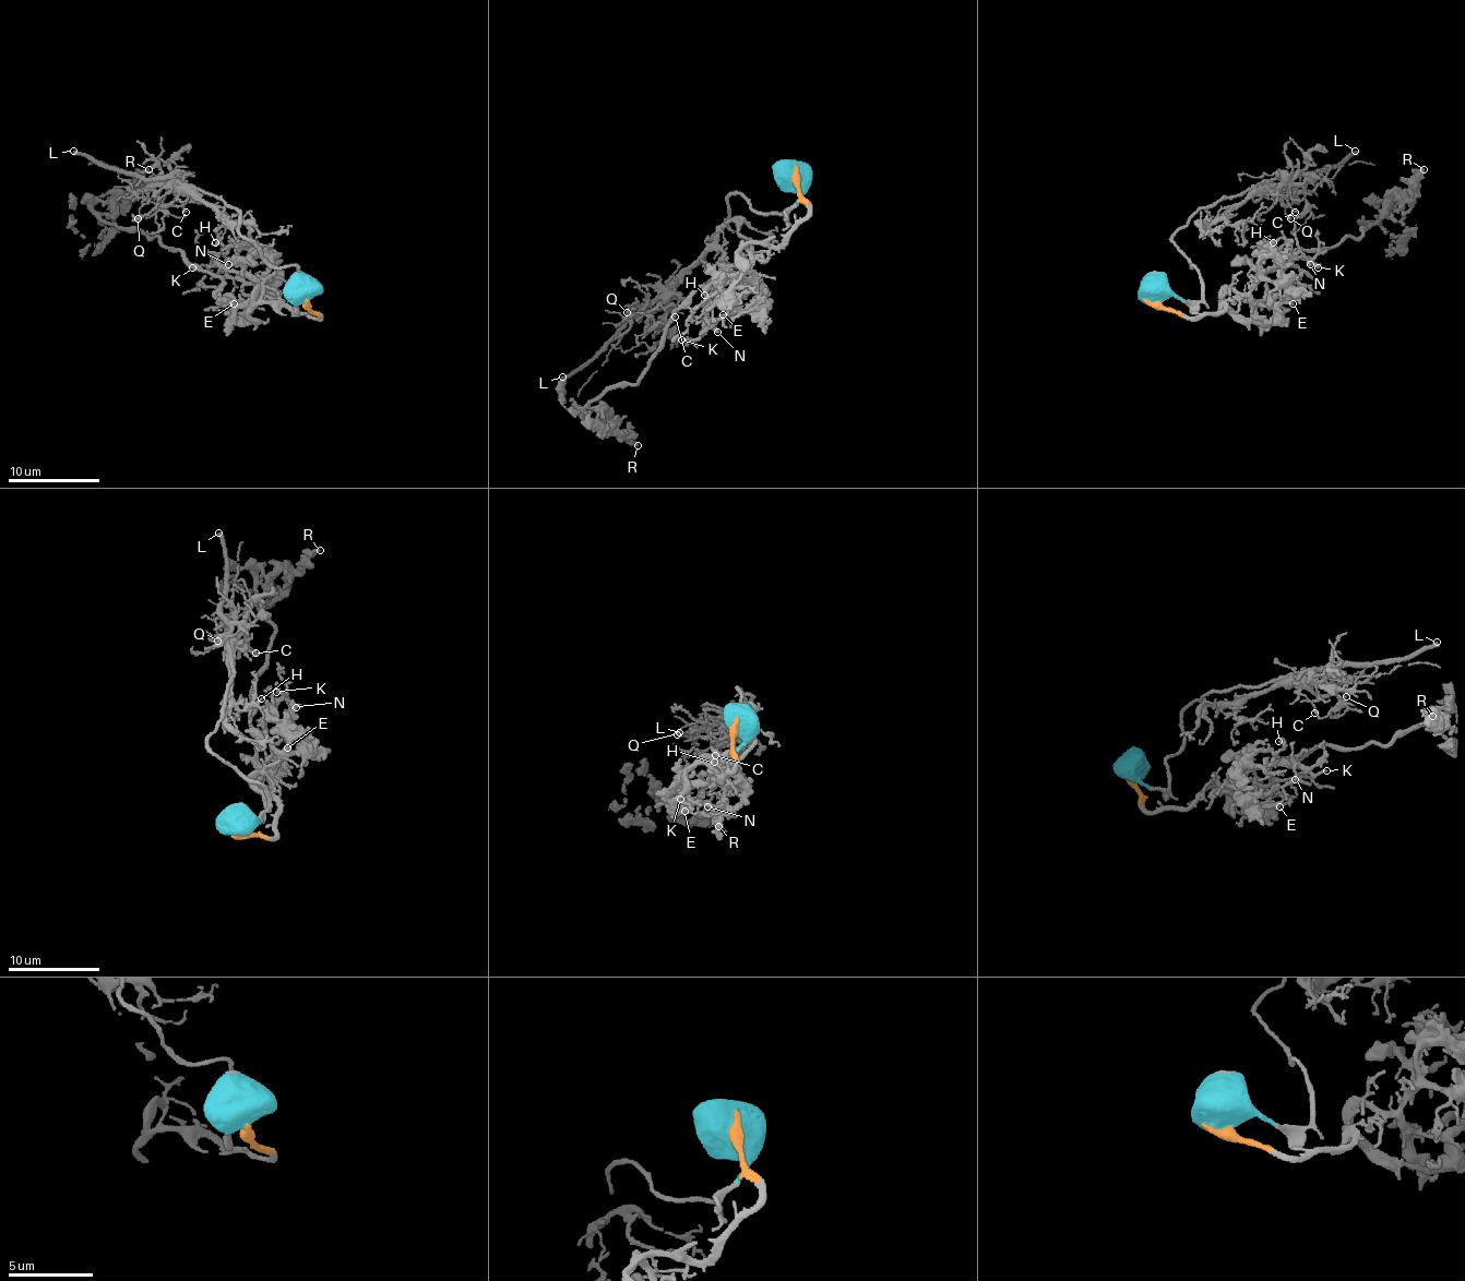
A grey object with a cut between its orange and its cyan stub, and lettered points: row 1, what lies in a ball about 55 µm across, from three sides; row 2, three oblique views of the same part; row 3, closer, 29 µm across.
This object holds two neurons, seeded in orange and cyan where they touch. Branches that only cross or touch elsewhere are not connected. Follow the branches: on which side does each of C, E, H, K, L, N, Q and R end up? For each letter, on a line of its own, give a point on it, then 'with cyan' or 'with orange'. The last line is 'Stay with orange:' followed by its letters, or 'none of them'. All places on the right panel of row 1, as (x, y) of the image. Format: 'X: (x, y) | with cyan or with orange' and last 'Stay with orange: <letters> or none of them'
C: (1295, 212) | with cyan
E: (1293, 303) | with orange
H: (1273, 242) | with orange
K: (1318, 267) | with orange
L: (1355, 151) | with cyan
N: (1310, 264) | with orange
Q: (1290, 218) | with cyan
R: (1424, 169) | with orange
Stay with orange: E, H, K, N, R

